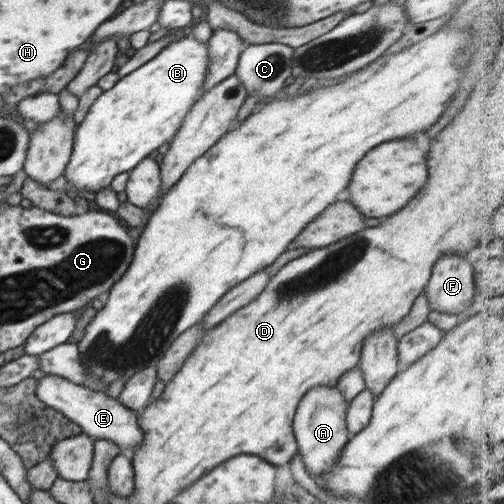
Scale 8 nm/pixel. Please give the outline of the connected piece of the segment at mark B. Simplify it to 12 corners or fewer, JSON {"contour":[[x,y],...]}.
{"contour":[[188,35],[102,92],[64,176],[98,192],[172,142],[201,96]]}

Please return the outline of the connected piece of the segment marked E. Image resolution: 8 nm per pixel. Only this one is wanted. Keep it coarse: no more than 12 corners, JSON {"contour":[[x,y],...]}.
{"contour":[[56,375],[37,398],[89,437],[129,456],[144,442],[139,412]]}

